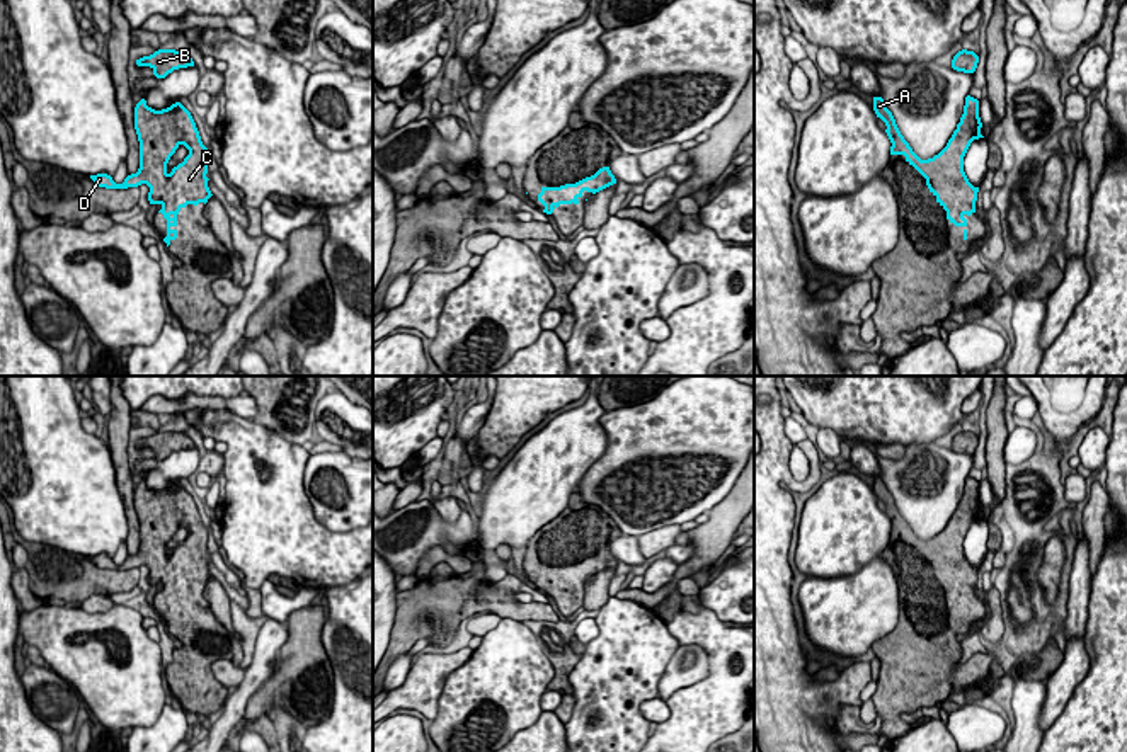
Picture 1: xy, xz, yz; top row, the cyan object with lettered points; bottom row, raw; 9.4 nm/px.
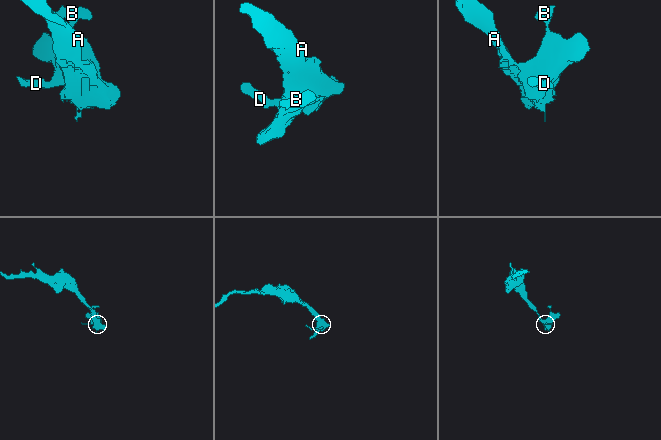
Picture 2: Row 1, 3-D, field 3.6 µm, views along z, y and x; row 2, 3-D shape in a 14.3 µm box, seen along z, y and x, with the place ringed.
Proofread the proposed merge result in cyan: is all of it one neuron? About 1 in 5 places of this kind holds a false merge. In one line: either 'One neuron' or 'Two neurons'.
One neuron

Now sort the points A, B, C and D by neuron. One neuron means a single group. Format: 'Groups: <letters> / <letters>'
Groups: A B C D

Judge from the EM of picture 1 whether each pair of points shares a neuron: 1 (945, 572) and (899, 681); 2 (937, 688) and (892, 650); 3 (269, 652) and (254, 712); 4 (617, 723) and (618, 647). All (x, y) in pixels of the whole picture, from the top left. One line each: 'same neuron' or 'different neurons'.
1: same neuron
2: same neuron
3: different neurons
4: same neuron

